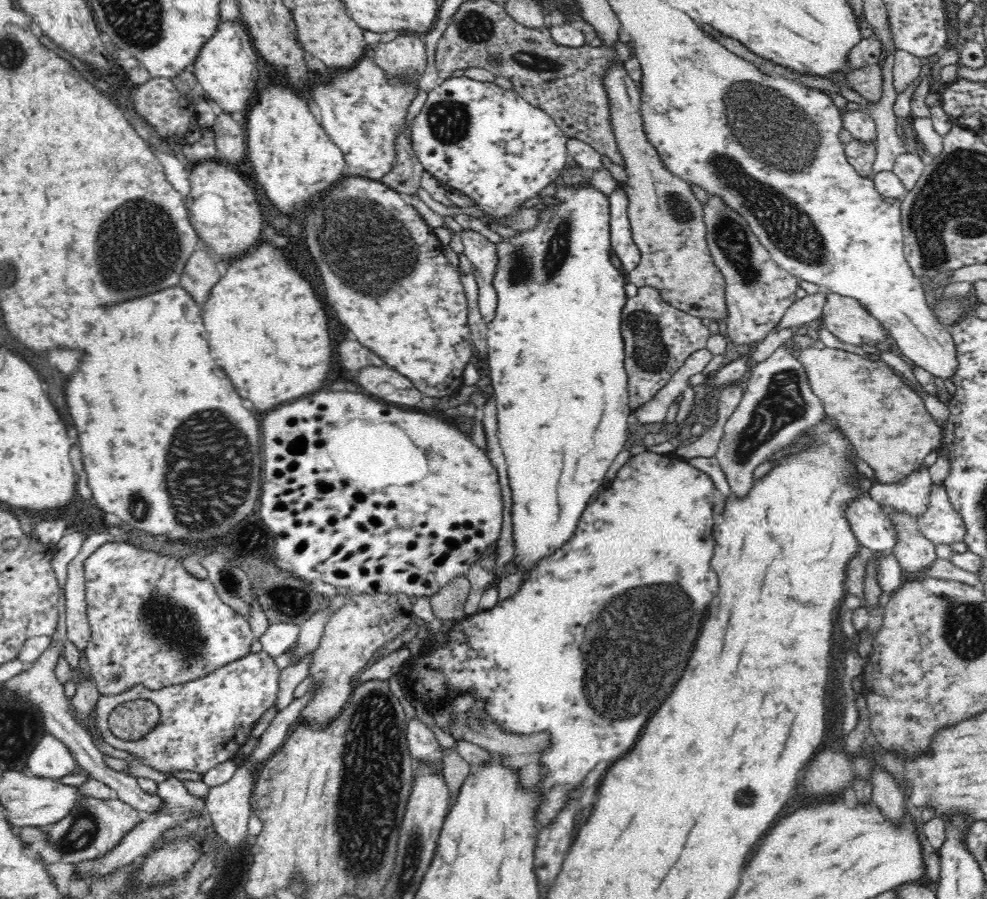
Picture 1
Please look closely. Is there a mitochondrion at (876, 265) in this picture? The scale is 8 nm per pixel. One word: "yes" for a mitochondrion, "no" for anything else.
no

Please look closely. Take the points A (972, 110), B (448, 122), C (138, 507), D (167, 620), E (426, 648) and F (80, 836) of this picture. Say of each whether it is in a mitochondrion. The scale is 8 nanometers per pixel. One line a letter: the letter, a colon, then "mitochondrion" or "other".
A: other
B: mitochondrion
C: mitochondrion
D: mitochondrion
E: other
F: mitochondrion

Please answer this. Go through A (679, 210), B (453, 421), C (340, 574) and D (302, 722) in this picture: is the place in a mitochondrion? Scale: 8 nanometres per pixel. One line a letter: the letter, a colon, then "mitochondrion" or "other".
A: mitochondrion
B: other
C: other
D: other

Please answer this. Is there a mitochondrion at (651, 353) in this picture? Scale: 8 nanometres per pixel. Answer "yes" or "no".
yes

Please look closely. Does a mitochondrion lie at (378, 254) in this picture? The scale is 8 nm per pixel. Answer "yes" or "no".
yes

